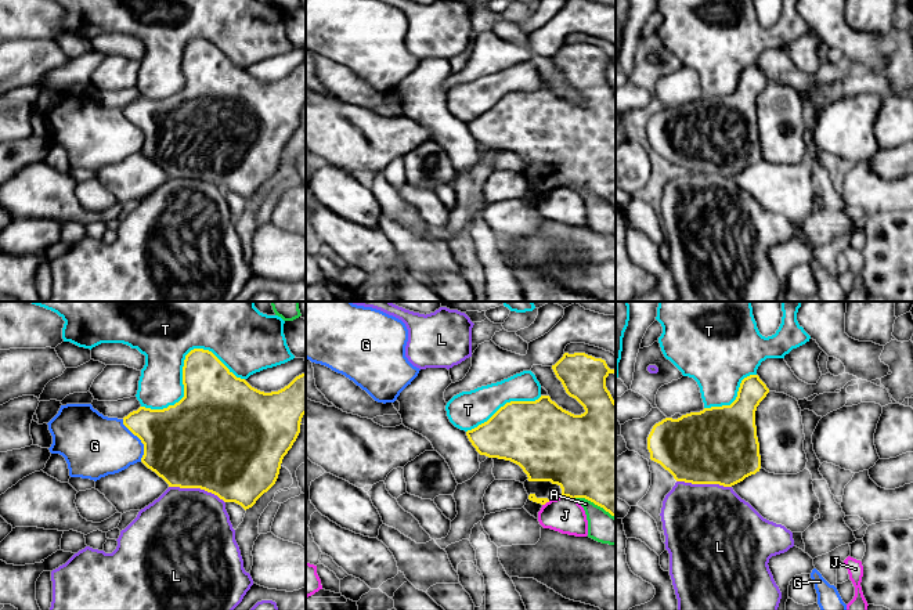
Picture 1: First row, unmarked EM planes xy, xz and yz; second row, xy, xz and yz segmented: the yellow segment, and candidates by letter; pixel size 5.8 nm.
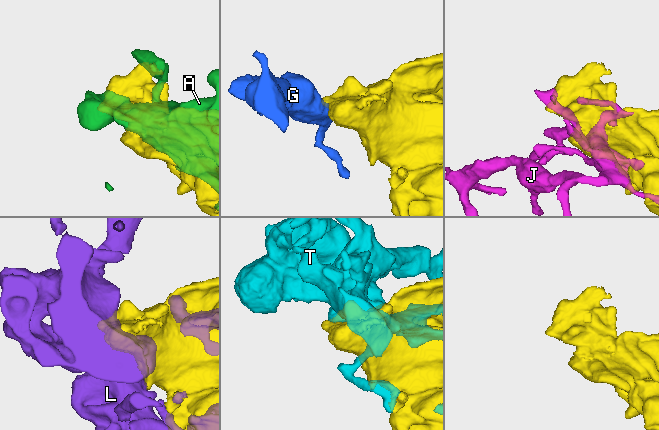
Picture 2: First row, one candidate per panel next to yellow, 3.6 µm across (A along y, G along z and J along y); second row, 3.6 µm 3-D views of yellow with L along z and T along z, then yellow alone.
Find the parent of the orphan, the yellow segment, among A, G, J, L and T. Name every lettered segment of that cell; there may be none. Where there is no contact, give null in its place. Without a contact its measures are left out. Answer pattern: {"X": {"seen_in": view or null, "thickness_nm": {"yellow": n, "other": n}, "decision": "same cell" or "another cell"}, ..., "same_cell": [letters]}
{"A": {"seen_in": "xz", "thickness_nm": {"yellow": 500, "other": 170}, "decision": "another cell"}, "G": {"seen_in": "xy", "thickness_nm": {"yellow": 460, "other": 360}, "decision": "another cell"}, "J": {"seen_in": "xz", "thickness_nm": {"yellow": 460, "other": 200}, "decision": "another cell"}, "L": {"seen_in": "xy", "thickness_nm": {"yellow": 500, "other": 480}, "decision": "another cell"}, "T": {"seen_in": "xy", "thickness_nm": {"yellow": 360, "other": 320}, "decision": "same cell"}, "same_cell": ["T"]}

